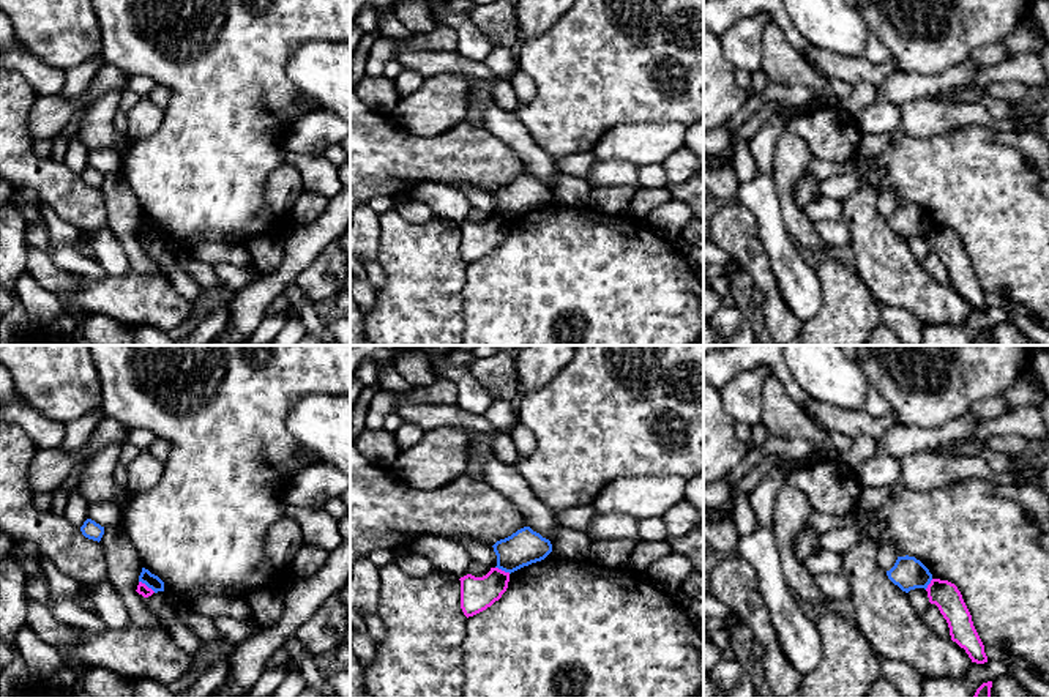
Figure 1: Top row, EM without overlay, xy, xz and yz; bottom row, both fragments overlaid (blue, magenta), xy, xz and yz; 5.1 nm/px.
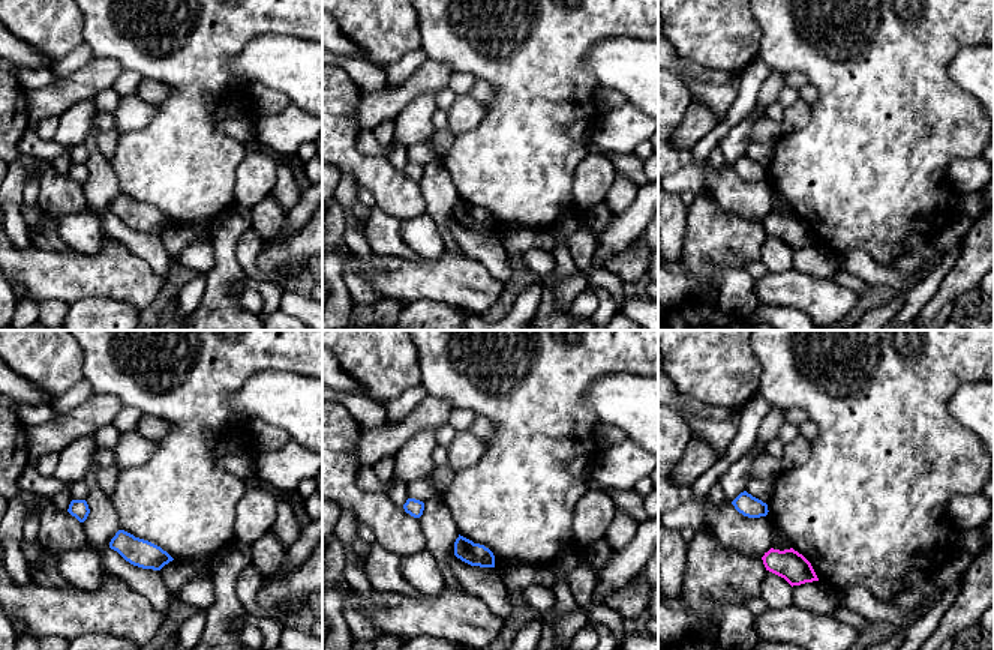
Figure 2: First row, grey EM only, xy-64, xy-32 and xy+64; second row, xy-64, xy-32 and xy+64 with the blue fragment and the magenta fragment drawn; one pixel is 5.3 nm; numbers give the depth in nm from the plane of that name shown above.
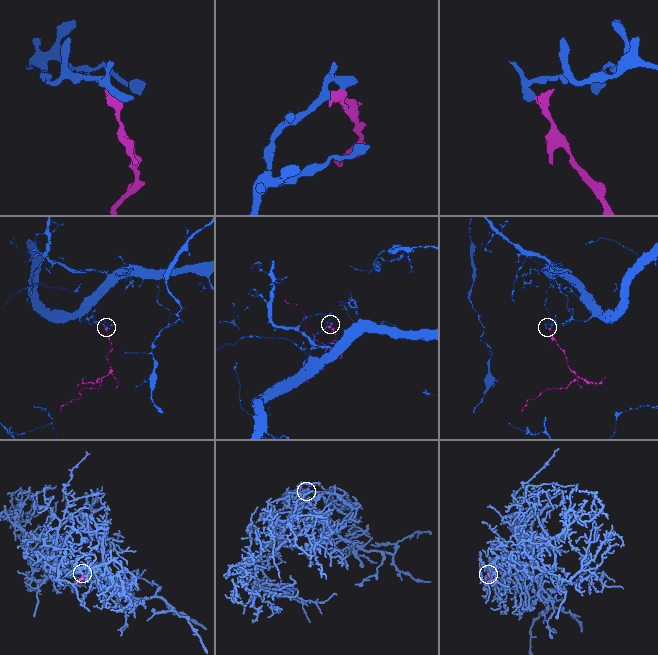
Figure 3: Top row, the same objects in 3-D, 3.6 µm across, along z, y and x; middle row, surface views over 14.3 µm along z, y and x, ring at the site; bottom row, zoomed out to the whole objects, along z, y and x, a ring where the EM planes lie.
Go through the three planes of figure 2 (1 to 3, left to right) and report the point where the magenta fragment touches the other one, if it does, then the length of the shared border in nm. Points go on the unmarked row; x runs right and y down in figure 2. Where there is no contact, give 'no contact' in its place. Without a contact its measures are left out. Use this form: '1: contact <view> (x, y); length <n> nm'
1: no contact
2: no contact
3: no contact

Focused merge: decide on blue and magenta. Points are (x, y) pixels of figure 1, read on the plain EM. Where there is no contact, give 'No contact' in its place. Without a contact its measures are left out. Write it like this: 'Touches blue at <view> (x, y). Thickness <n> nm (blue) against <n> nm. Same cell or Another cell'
Touches blue at xy (147, 232). Thickness 70 nm (blue) against 60 nm. Another cell

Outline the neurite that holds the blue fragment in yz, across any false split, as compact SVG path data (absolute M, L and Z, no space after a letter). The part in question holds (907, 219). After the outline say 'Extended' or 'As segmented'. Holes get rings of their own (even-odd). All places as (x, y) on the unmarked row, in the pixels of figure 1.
M898 203L894 213L887 218L888 226L902 238L928 235L932 227L929 216L915 203Z. As segmented

